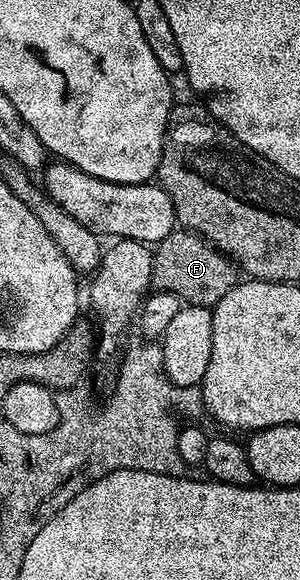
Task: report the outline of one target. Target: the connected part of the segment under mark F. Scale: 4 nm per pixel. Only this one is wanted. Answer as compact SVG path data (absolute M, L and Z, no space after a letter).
M185 229L173 230L153 252L153 288L157 292L176 294L185 304L213 308L238 283L239 277L239 270L231 258L204 237Z

